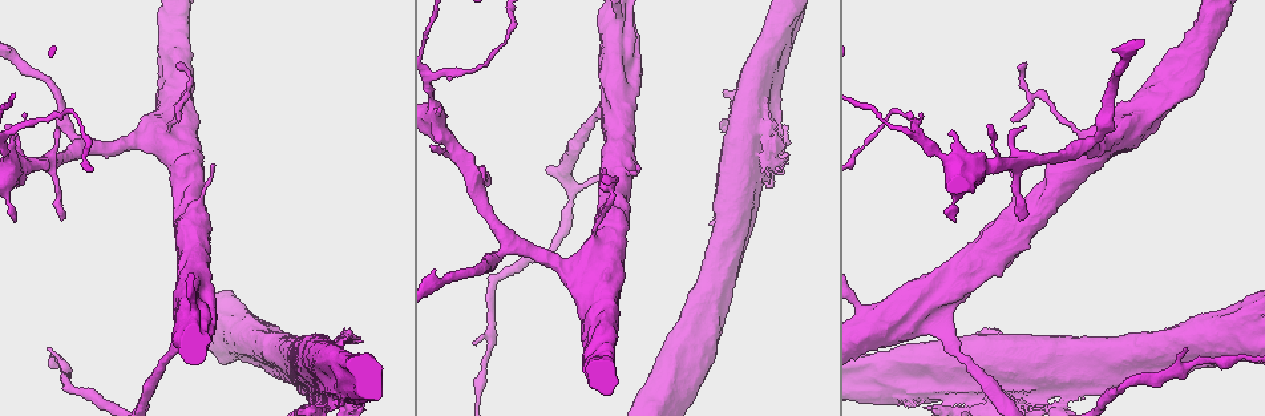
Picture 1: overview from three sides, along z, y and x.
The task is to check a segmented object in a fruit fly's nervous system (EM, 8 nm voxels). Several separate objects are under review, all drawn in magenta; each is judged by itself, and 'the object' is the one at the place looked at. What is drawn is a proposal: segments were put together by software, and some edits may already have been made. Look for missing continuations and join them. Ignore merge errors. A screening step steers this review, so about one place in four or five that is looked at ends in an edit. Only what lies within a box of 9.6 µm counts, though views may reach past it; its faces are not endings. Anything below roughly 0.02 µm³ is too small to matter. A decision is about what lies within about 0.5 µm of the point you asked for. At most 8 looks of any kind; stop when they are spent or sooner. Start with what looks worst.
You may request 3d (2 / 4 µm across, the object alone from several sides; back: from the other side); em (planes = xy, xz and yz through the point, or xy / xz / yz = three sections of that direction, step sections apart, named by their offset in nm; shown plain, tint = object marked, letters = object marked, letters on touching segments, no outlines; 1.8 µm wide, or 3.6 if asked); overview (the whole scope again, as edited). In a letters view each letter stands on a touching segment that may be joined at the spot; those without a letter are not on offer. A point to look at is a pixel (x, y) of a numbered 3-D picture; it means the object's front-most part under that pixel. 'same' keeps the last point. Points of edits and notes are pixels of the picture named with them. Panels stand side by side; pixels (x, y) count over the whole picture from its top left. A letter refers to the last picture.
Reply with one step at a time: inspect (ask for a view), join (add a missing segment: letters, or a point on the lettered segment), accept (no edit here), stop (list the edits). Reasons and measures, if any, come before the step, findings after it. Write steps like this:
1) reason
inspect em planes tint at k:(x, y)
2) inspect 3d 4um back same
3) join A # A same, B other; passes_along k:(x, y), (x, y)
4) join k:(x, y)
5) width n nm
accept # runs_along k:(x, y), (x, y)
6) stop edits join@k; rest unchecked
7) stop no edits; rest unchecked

sudden change in width
inspect 3d 4um at 1:(944, 391)

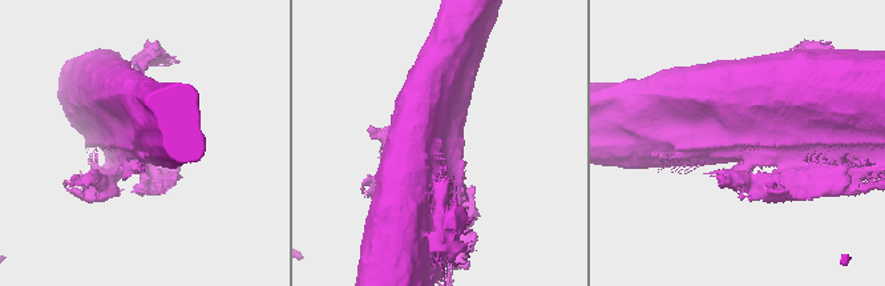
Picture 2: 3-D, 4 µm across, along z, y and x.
shape alone is not enough
inspect em 3.6um planes letters at 2:(739, 150)

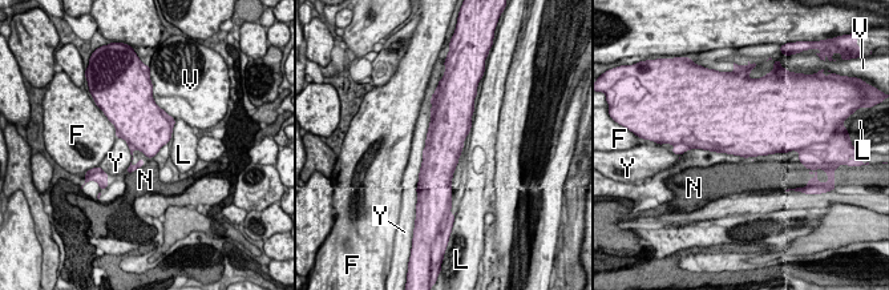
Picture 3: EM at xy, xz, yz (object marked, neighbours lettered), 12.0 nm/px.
width 460 nm
accept # F other, L other, N other, V other, Y other; border 3:(145, 165), (126, 173); none of them fits

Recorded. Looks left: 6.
branch stops here
inspect em xz step 16 tint at 1:(1024, 402)

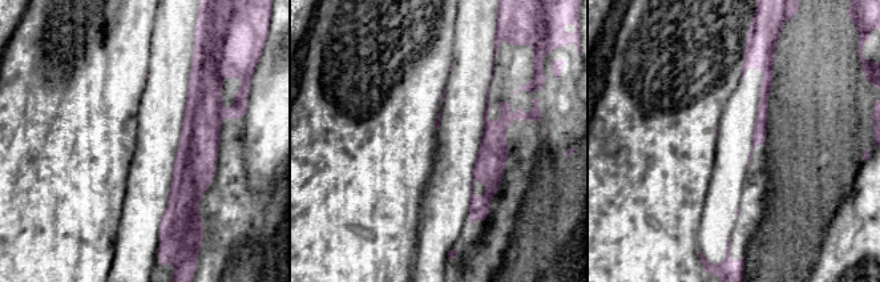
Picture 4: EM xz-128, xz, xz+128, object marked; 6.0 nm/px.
another direction
inspect em planes letters same

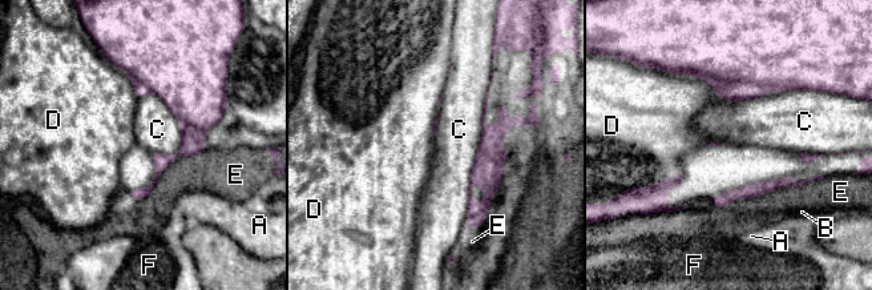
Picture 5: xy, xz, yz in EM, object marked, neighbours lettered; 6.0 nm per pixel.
longest_contact C 1000 nm
accept # A other, B other, C other, D other, E other, F other; none of them fits

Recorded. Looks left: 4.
branch stops here
inspect em planes letters at 1:(1018, 217)

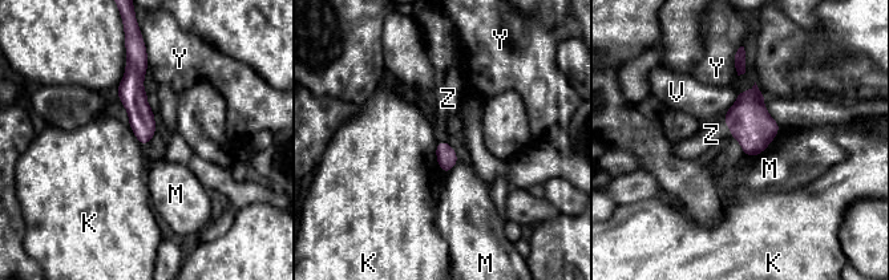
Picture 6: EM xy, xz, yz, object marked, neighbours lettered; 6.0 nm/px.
width 130 nm
join 6:(711, 134) # K other, M other, V other, Y other, Z same; the neuron continues

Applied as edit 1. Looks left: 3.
stop edits join@6; rest unchecked

